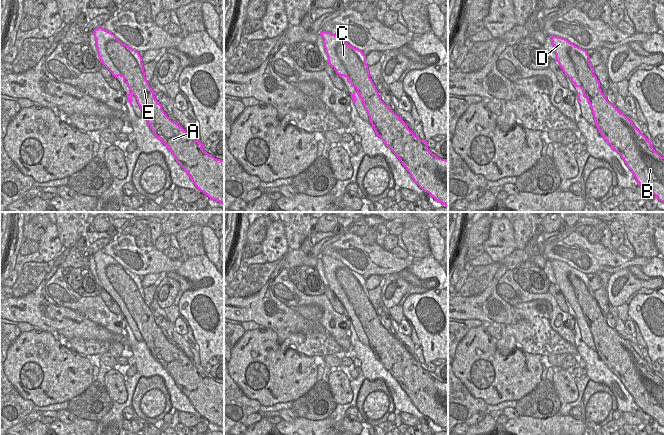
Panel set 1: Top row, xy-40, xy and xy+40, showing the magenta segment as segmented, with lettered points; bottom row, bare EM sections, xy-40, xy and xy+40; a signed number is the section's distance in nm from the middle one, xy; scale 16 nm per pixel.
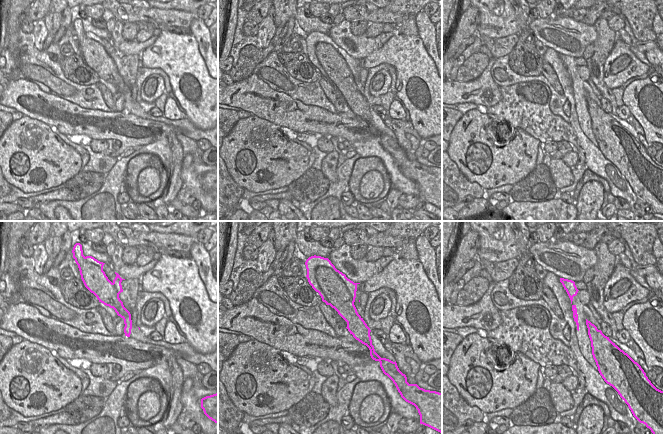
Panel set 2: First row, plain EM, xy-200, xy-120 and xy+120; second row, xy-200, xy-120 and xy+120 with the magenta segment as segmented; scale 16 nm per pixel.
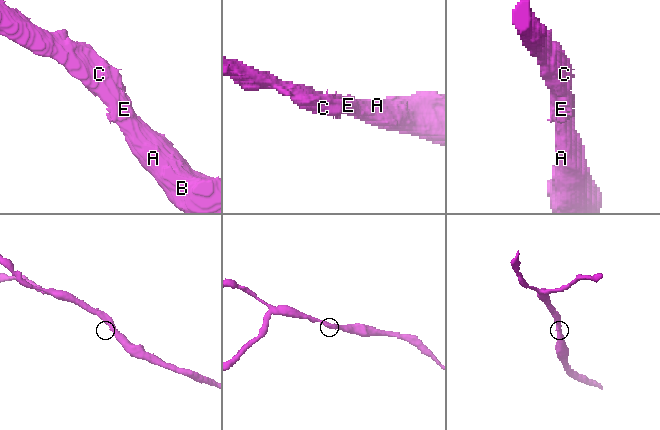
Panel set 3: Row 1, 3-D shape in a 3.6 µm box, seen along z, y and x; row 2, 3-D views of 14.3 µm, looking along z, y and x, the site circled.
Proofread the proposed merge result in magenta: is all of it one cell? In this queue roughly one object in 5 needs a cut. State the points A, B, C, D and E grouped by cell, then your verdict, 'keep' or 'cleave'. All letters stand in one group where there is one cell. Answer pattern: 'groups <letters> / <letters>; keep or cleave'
groups A B C D E; keep

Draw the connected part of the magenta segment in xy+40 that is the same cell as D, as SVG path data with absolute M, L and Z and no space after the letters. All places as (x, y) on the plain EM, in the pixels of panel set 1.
M550 260L550 262L556 278L556 285L575 311L582 313L583 321L587 323L591 331L596 351L601 360L621 380L636 405L664 427L664 381L654 374L651 366L635 351L630 342L607 324L600 312L600 306L594 298L594 291L589 286L590 280L587 275L565 262L558 260Z

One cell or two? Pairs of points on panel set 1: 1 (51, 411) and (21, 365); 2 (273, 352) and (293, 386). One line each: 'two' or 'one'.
1: two
2: one

